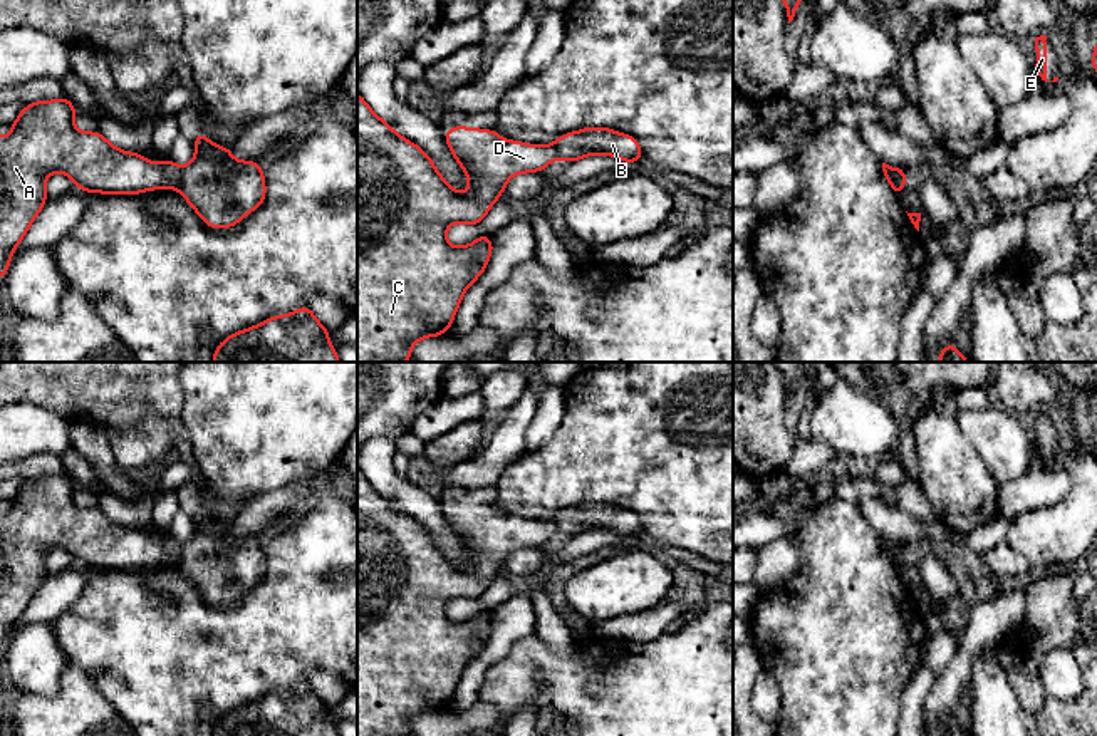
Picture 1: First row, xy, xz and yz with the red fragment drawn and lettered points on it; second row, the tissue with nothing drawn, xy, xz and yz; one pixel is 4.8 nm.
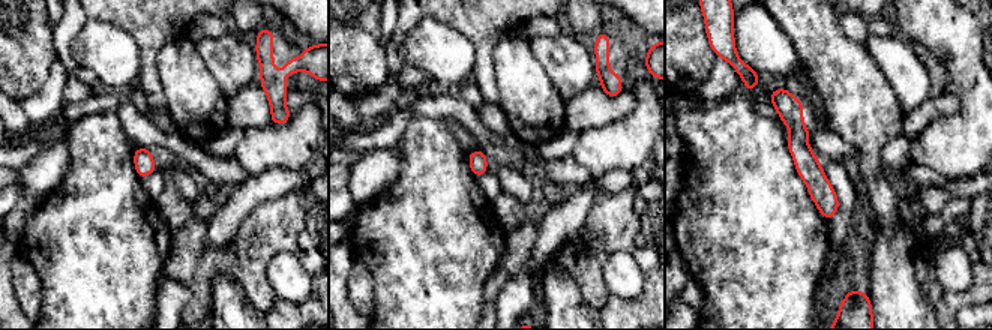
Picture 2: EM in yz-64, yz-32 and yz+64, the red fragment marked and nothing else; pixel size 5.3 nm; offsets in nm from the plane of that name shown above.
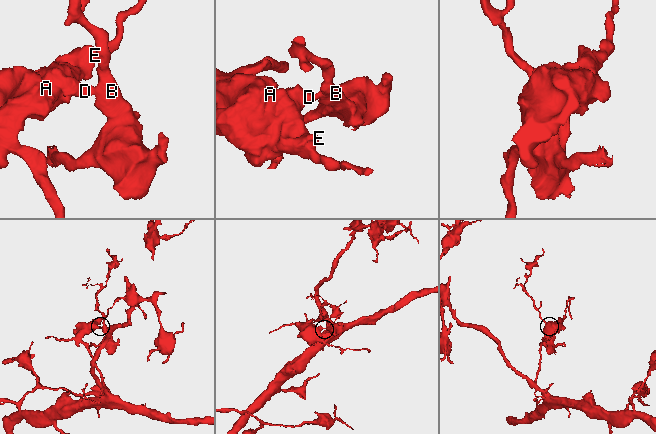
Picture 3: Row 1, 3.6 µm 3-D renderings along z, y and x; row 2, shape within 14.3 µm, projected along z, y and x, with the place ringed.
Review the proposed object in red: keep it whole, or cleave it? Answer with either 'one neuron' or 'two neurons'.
two neurons

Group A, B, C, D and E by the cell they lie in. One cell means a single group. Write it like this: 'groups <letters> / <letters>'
groups A C D E / B

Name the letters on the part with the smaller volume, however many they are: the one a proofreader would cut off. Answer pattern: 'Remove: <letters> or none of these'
Remove: B

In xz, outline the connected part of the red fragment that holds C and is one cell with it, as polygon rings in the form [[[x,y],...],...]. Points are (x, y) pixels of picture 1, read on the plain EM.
[[[357,468],[357,736],[409,736],[413,734],[411,721],[414,718],[418,718],[419,714],[448,709],[463,669],[485,647],[490,630],[493,629],[493,620],[491,612],[483,610],[468,622],[451,622],[445,614],[446,604],[453,599],[481,599],[491,580],[503,570],[505,560],[512,552],[515,552],[517,548],[540,548],[545,542],[559,533],[554,520],[535,521],[508,516],[500,513],[493,505],[471,505],[465,501],[446,503],[445,515],[451,525],[453,533],[460,538],[468,552],[468,570],[460,570],[456,565],[453,565],[438,548],[428,528],[424,528],[411,516],[401,513],[389,500],[386,500],[379,491],[374,490],[374,486]]]

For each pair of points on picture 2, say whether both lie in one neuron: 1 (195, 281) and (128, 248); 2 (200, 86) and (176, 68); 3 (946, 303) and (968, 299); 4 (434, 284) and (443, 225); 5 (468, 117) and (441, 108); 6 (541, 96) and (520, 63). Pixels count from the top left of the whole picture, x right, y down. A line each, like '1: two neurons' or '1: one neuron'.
1: two neurons
2: one neuron
3: one neuron
4: one neuron
5: one neuron
6: one neuron

